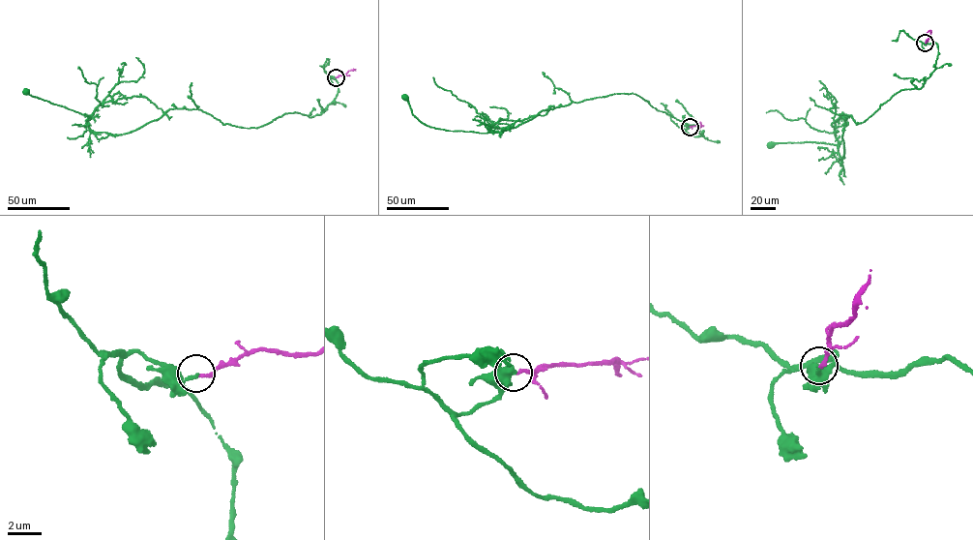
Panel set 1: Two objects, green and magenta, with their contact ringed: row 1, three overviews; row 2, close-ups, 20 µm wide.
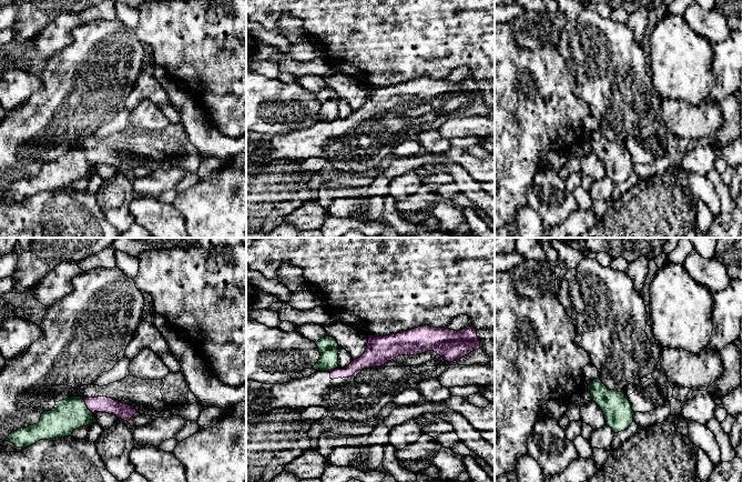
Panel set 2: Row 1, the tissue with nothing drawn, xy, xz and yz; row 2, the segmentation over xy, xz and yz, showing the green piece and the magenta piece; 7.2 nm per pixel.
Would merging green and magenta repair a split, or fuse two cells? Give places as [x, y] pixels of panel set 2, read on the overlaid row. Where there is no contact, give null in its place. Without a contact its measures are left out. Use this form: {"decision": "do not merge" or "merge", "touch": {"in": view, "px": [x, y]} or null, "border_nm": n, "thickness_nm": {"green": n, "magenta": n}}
{"decision": "do not merge", "touch": {"in": "xy", "px": [85, 405]}, "border_nm": 160, "thickness_nm": {"green": 240, "magenta": 110}}

